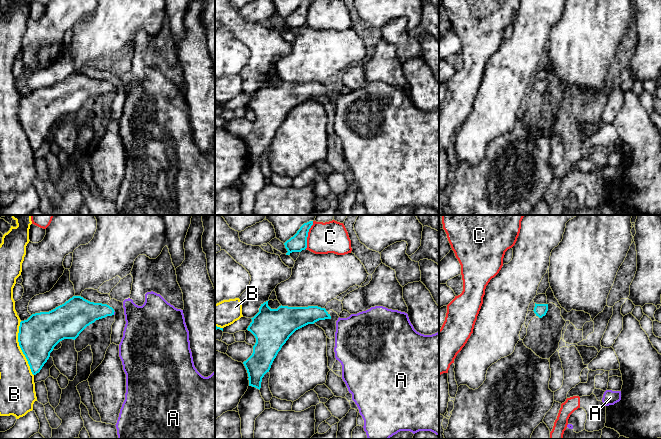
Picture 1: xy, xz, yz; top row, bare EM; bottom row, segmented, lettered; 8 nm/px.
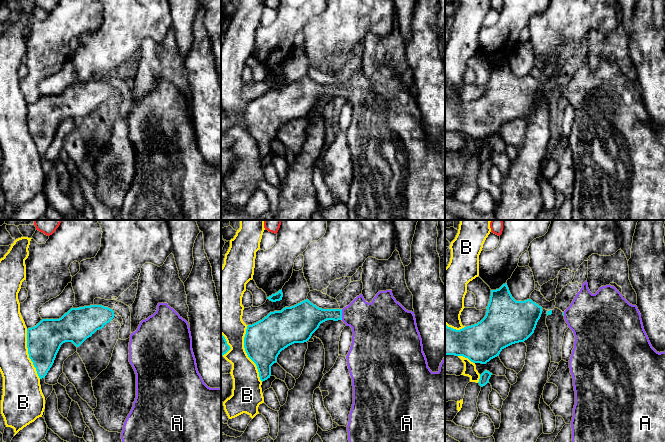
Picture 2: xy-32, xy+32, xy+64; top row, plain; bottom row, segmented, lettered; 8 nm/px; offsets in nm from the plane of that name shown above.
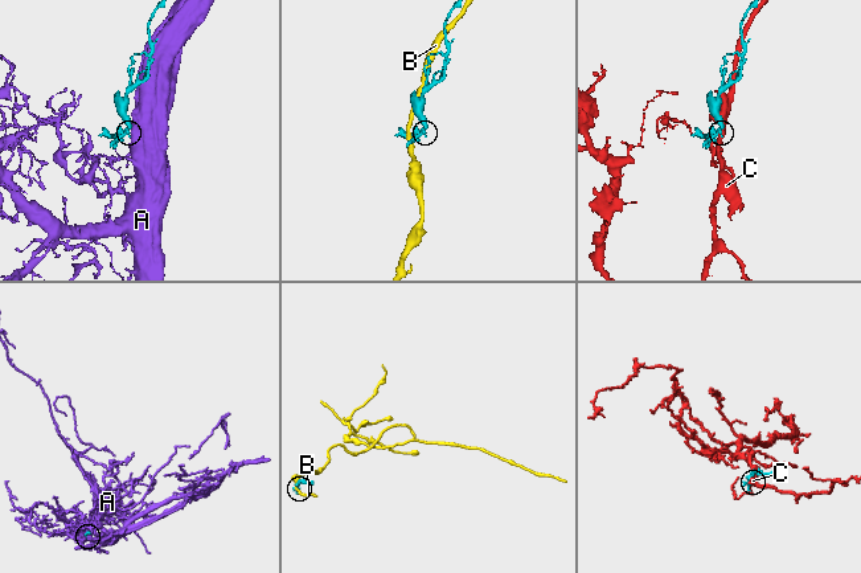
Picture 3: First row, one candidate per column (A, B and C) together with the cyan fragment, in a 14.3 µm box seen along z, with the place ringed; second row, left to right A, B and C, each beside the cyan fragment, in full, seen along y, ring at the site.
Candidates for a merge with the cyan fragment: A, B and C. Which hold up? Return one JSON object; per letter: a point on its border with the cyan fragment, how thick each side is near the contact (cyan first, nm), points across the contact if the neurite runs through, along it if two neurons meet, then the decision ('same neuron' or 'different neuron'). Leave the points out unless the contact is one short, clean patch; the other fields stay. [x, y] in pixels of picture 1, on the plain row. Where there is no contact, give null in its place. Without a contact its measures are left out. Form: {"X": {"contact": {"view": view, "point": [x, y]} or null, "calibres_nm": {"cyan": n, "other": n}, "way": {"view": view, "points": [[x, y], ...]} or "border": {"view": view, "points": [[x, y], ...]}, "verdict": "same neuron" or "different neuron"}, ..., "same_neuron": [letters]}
{"A": {"contact": {"view": "xy", "point": [113, 89]}, "calibres_nm": {"cyan": 220, "other": 20}, "way": {"view": "xy", "points": [[82, 89], [113, 89], [114, 88]]}, "verdict": "same neuron"}, "B": {"contact": {"view": "xy", "point": [20, 123]}, "calibres_nm": {"cyan": 320, "other": 260}, "verdict": "different neuron"}, "C": {"contact": {"view": "xz", "point": [307, 12]}, "calibres_nm": {"cyan": 140, "other": 240}, "verdict": "different neuron"}, "same_neuron": ["A"]}

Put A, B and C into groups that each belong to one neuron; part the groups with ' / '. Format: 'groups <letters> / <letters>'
groups A / B / C

